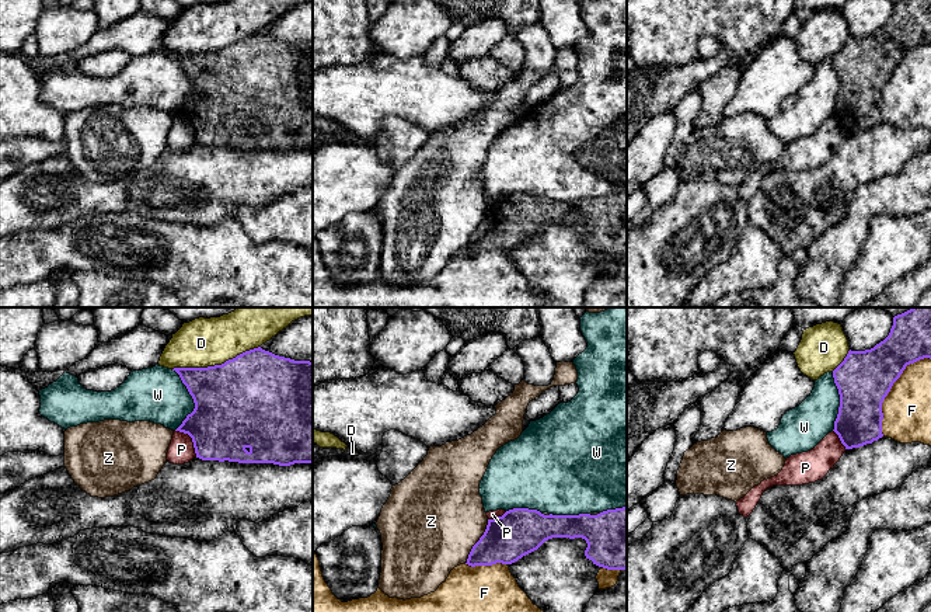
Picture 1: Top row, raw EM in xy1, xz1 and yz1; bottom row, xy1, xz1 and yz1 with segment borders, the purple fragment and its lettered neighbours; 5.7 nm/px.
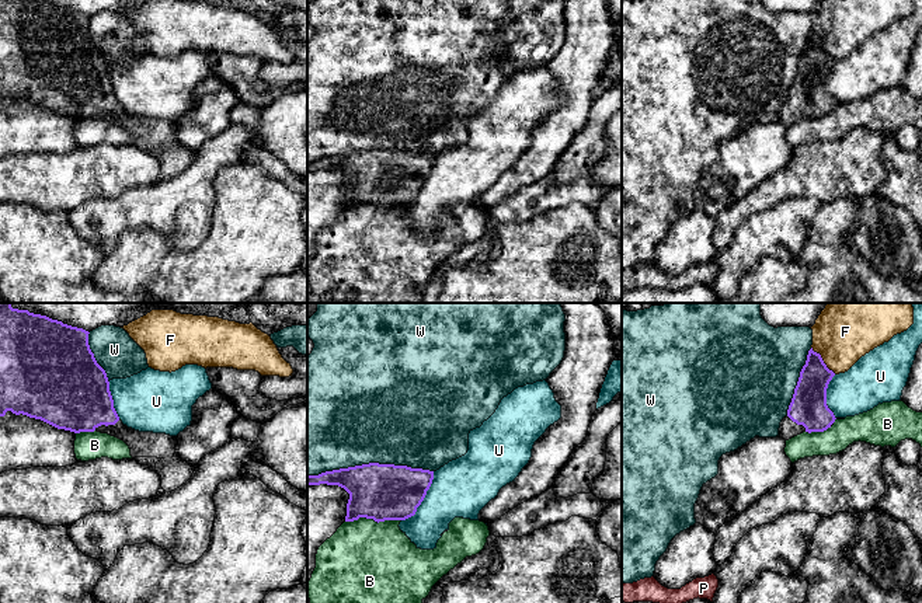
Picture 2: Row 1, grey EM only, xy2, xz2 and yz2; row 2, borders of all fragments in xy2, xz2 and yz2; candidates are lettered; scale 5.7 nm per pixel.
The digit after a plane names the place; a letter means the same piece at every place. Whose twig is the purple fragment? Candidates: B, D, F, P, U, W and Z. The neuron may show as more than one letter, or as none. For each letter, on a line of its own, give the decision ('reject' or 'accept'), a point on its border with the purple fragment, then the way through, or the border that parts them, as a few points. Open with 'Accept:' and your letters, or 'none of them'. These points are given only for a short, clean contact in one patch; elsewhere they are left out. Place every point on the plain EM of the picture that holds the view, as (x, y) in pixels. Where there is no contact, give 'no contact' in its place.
Accept: none of them
B: reject | xz2 (372, 204)
D: reject | xy1 (216, 51)
F: reject | yz1 (891, 73)
P: reject | xy1 (192, 125) | along xy1 (175, 115), (191, 124), (196, 142)
U: reject | xz2 (423, 185)
W: reject | xz2 (369, 149)
Z: reject | xz1 (477, 228)

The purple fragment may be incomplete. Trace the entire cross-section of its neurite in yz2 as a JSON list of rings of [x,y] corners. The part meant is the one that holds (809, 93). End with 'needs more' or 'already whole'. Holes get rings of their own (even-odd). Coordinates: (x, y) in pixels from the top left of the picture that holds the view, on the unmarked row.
[[[808,36],[800,57],[787,101],[782,105],[779,122],[789,126],[803,118],[824,118],[835,108],[827,91],[827,74],[835,59],[827,53],[820,39]]]; needs more

